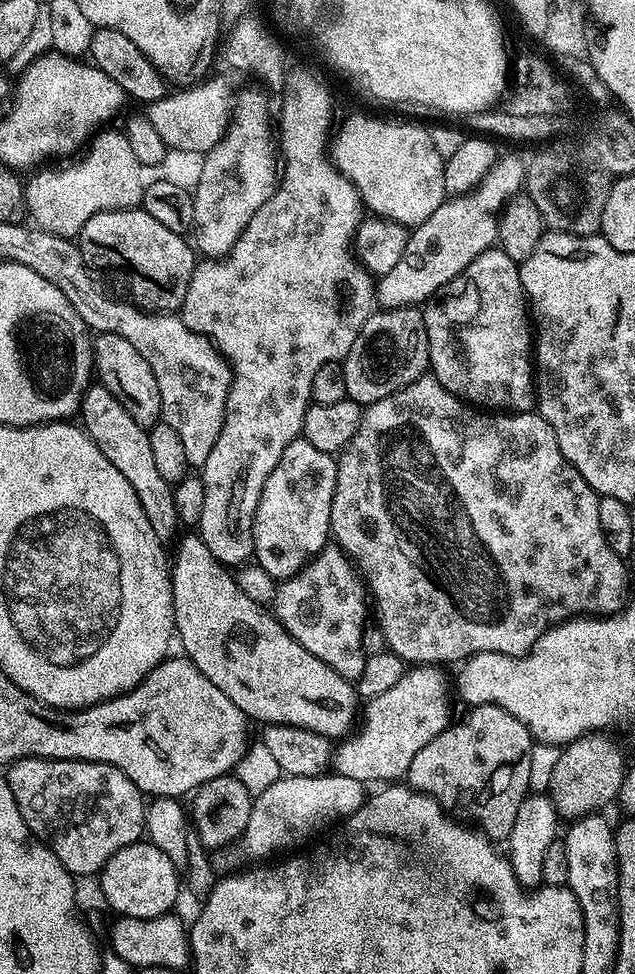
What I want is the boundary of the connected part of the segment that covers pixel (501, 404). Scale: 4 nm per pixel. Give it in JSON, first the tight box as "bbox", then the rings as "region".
{"bbox":[423,246,538,414],"region":[[[493,246],[483,252],[482,255],[466,268],[458,278],[451,280],[448,285],[441,288],[431,300],[427,301],[423,309],[426,318],[426,334],[428,335],[428,362],[431,375],[435,376],[436,381],[450,394],[459,396],[461,400],[479,406],[484,410],[503,410],[508,414],[518,412],[531,412],[537,407],[538,397],[536,395],[536,382],[534,379],[534,324],[530,319],[530,305],[528,297],[524,294],[522,278],[520,277],[520,264],[510,254],[506,254],[500,247]]]}

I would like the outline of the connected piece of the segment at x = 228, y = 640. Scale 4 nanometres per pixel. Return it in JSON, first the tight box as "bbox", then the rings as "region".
{"bbox":[170,534,358,738],"region":[[[199,534],[182,536],[175,541],[176,556],[174,552],[170,567],[172,622],[178,644],[184,647],[183,655],[198,666],[198,670],[202,670],[202,674],[206,674],[206,678],[210,678],[210,682],[218,686],[218,690],[222,690],[222,694],[226,694],[226,698],[230,698],[230,702],[234,702],[234,706],[238,706],[249,721],[261,720],[264,726],[294,724],[329,738],[343,737],[358,716],[355,687],[333,668],[326,666],[326,662],[314,658],[314,654],[299,644],[265,605],[250,598],[246,590],[242,590],[239,579],[233,574],[231,576],[228,573],[231,571],[218,558],[214,558],[214,554],[210,554],[210,546],[202,542]]]}

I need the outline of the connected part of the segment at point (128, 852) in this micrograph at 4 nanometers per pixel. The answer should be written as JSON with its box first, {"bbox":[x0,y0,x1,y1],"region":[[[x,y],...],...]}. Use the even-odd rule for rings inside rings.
{"bbox":[98,842,182,918],"region":[[[150,842],[131,844],[114,854],[98,874],[100,880],[100,892],[104,900],[113,908],[113,913],[130,918],[158,918],[169,915],[176,904],[176,899],[182,894],[182,876],[178,871],[178,865],[170,862],[158,846]]]}

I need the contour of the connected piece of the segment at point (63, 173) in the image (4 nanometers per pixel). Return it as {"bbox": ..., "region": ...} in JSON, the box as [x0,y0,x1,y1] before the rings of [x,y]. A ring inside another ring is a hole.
{"bbox":[24,126,146,238],"region":[[[112,126],[97,131],[83,149],[84,156],[77,155],[73,164],[64,164],[61,168],[41,167],[36,170],[41,172],[27,177],[24,203],[35,227],[50,234],[76,238],[79,237],[82,226],[86,226],[86,222],[90,222],[94,214],[143,205],[146,187],[145,165],[138,162],[138,157],[134,155],[123,131],[116,129],[115,132],[110,127]]]}

